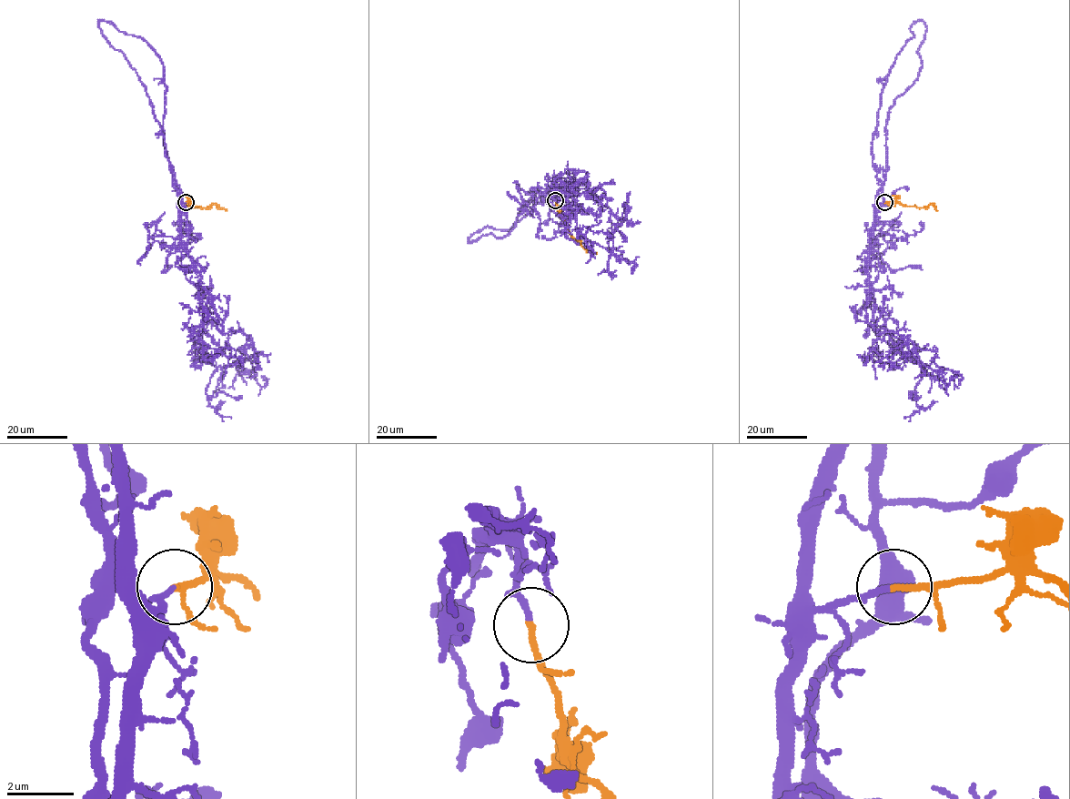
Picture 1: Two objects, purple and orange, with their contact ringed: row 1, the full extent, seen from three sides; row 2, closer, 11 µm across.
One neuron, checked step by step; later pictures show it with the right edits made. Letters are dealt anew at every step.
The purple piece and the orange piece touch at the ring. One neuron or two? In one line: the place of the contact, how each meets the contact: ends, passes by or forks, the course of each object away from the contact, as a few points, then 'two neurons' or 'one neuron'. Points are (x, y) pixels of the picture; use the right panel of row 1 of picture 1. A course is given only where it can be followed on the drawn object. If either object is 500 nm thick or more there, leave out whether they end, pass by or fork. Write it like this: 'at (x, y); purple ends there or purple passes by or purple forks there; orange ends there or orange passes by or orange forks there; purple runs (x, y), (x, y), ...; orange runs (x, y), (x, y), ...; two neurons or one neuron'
at (884, 202); purple passes by; orange ends there; purple runs (884, 203), (866, 261), (873, 301), (909, 359), (933, 361), (946, 386), (957, 375); orange runs (884, 203), (898, 201), (903, 205), (921, 207), (933, 204), (937, 210); one neuron

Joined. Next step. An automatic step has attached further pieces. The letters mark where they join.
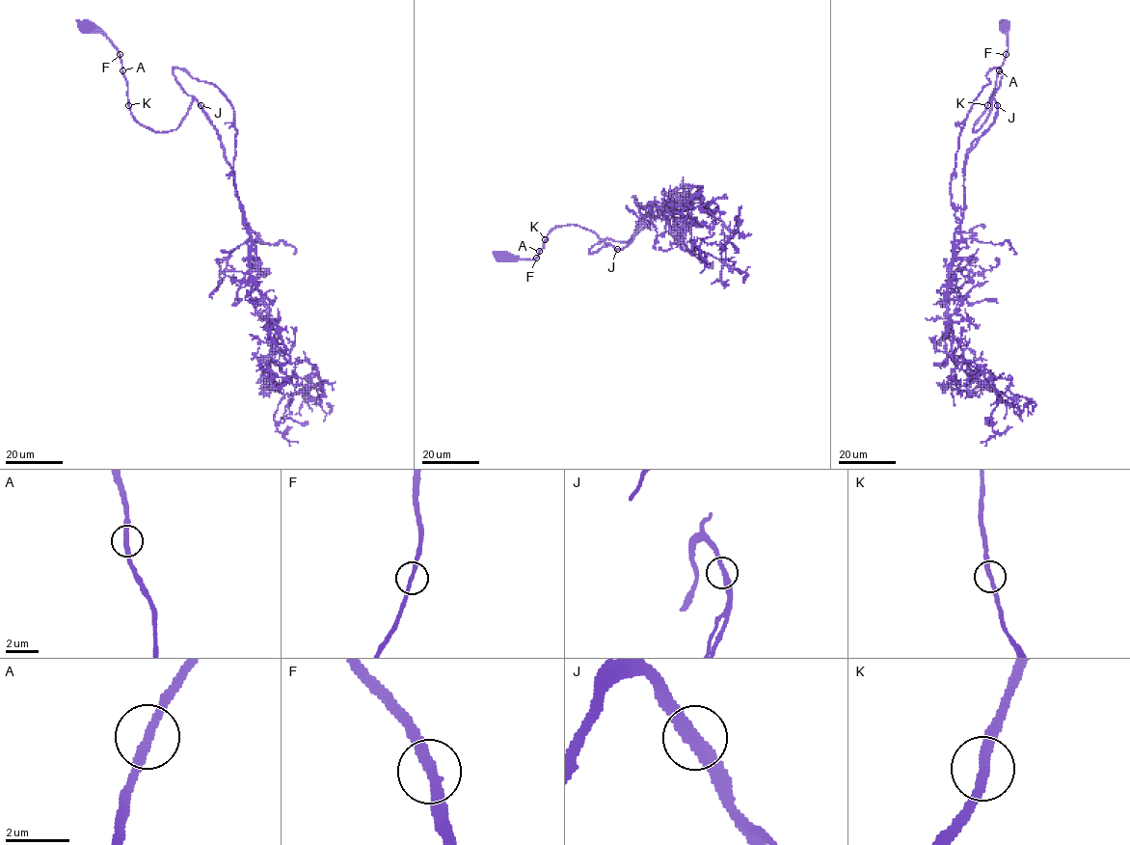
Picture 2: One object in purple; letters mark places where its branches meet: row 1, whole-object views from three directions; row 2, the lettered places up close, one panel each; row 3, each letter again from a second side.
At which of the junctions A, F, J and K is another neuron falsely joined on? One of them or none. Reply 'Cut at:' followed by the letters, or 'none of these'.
Cut at: none of these

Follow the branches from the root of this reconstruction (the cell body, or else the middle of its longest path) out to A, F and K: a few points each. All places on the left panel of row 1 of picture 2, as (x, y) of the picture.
A: (87, 29), (100, 31), (109, 40), (120, 55), (122, 70)
F: (87, 29), (100, 31), (120, 54)
K: (87, 29), (100, 31), (118, 51), (126, 81), (128, 105)

